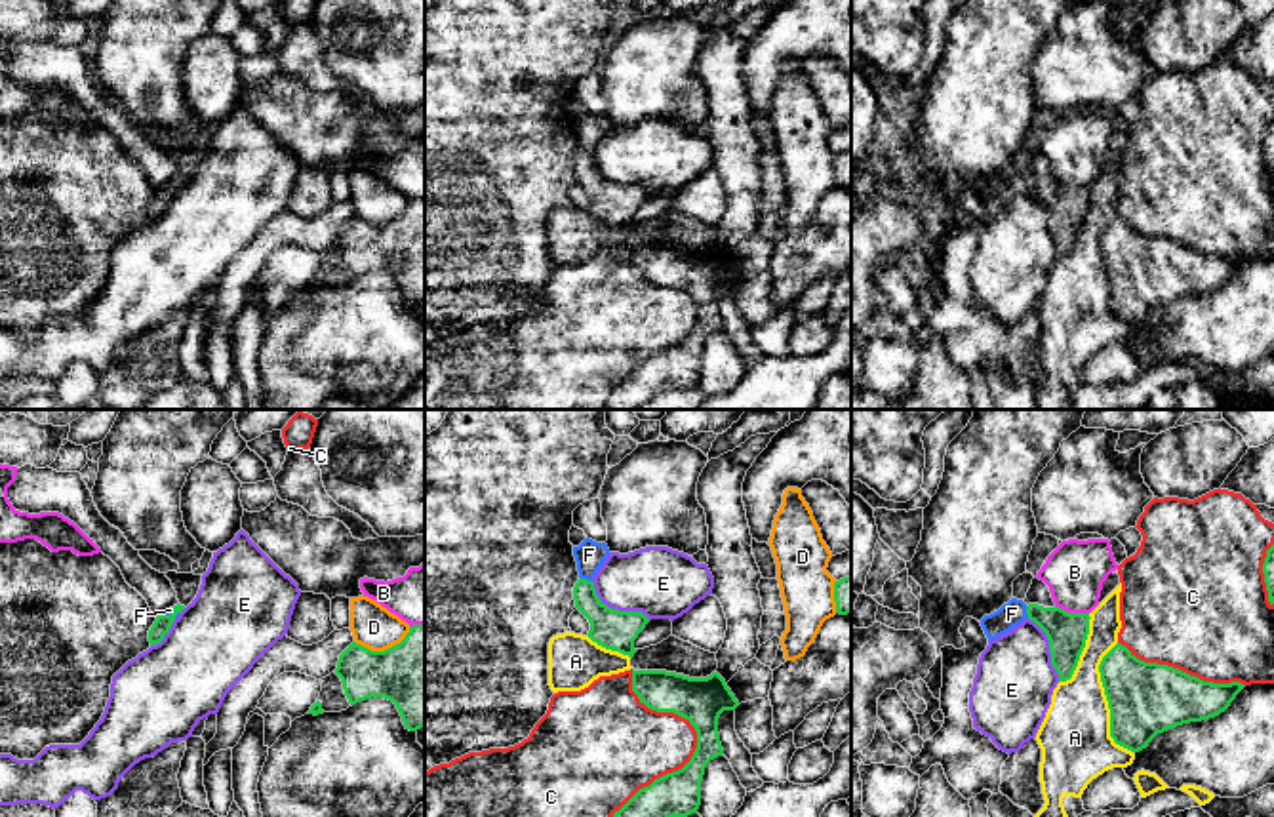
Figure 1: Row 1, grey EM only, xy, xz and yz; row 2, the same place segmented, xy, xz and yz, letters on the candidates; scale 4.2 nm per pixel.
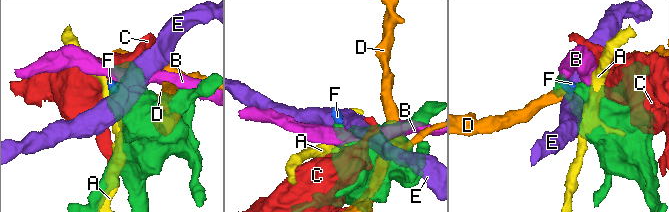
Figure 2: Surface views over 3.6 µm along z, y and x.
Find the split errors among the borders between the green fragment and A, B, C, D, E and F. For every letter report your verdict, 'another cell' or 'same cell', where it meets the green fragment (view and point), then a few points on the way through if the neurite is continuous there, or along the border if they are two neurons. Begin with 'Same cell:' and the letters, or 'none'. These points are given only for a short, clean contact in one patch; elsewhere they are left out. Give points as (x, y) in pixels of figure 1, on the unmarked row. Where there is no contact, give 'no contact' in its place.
Same cell: F
A: another cell | yz (1107, 273)
B: another cell | yz (1073, 187)
C: another cell | xz (696, 324)
D: another cell | xy (385, 223) | along xy (410, 200), (398, 216), (383, 223), (368, 223), (355, 216)
E: another cell | xz (617, 183)
F: same cell | xz (585, 153) | across xz (612, 202), (587, 176), (585, 153), (589, 128)

